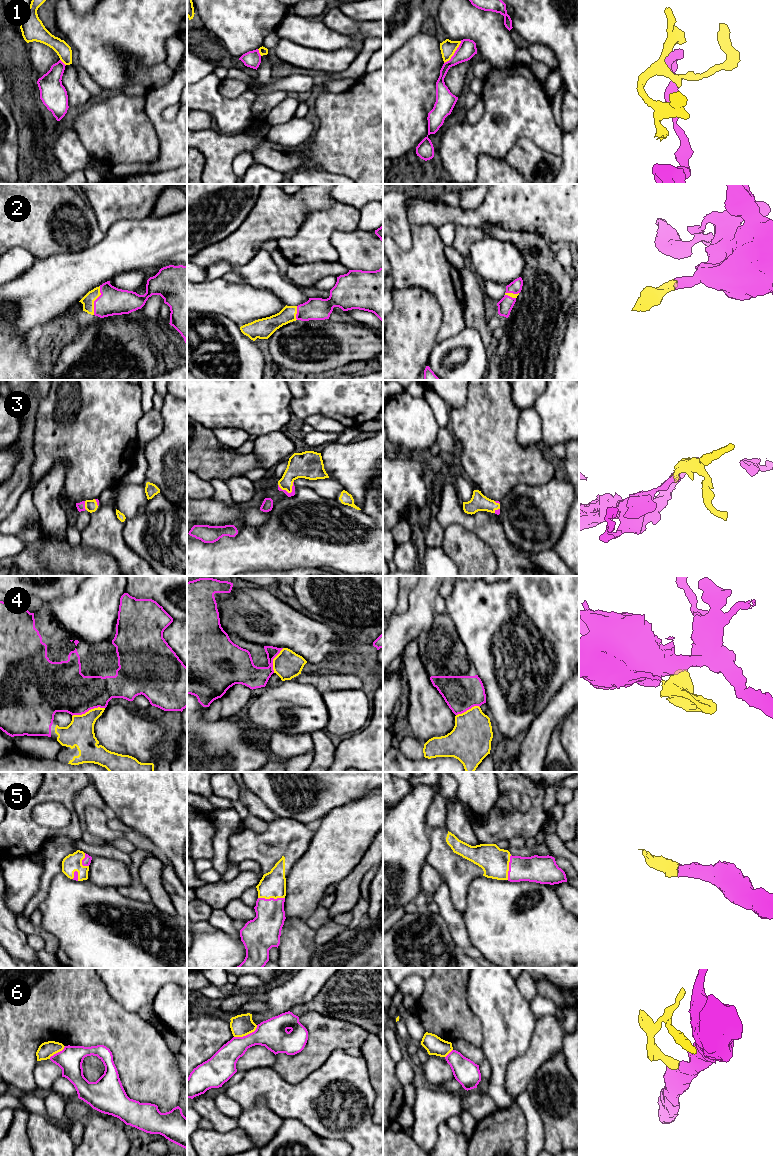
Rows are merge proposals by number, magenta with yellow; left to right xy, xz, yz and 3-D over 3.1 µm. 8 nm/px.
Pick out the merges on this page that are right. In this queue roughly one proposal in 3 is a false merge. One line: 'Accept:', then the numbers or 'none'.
Accept: 2, 3, 4, 5

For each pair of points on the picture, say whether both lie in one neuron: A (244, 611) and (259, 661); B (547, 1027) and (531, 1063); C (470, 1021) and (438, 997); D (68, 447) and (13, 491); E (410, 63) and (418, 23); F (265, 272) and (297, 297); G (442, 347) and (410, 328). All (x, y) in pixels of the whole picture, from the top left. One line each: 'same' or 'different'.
A: different
B: same
C: same
D: different
E: different
F: same
G: different

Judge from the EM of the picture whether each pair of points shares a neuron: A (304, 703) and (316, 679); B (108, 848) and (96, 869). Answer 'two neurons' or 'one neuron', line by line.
A: two neurons
B: two neurons

